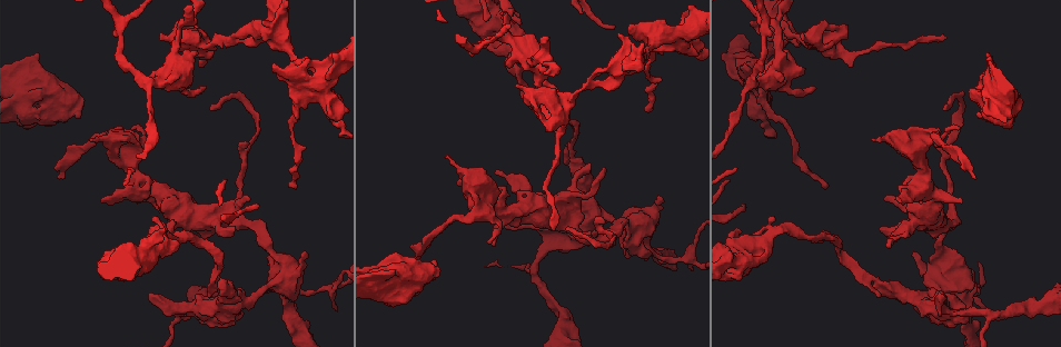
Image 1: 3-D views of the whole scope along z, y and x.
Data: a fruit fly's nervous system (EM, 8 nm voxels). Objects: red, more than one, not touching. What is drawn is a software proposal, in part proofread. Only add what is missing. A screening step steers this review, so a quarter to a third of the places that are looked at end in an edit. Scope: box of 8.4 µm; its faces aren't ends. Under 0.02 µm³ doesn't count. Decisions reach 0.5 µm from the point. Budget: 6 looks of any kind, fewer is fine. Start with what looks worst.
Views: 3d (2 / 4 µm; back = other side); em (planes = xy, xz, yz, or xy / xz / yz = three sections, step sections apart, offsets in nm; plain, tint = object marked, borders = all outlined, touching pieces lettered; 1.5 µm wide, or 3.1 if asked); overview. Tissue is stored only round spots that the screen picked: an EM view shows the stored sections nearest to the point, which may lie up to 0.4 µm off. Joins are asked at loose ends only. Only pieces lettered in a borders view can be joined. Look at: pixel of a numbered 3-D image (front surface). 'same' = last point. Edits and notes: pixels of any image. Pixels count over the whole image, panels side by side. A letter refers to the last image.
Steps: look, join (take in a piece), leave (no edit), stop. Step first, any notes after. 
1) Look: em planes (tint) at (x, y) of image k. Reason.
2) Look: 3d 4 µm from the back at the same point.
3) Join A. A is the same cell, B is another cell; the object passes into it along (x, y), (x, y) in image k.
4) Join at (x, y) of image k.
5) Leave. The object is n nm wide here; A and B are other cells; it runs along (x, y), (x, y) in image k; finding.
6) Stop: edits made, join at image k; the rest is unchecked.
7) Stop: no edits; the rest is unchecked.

Look: 3d 2 µm from the back at (35, 54) of image 1. Branch stops here.

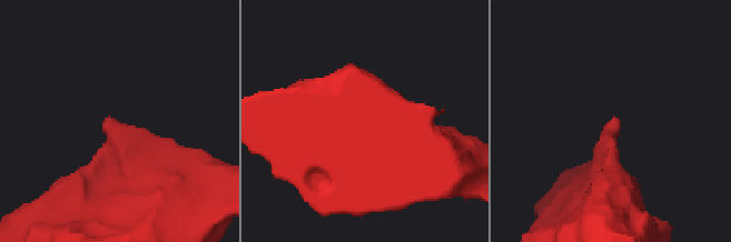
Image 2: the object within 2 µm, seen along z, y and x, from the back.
Look: em planes (borders) at (618, 121) of image 2.

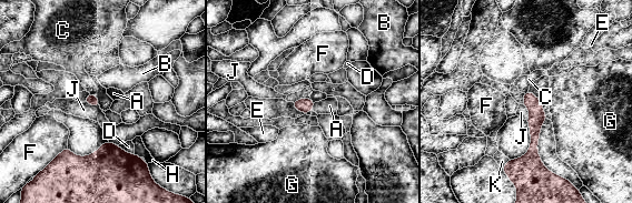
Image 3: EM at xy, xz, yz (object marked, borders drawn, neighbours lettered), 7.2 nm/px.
Join A. A is the same cell, B, C, D, E, F, G, H, J and K are other cells; it goes on there.

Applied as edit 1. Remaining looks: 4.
Look: overview.

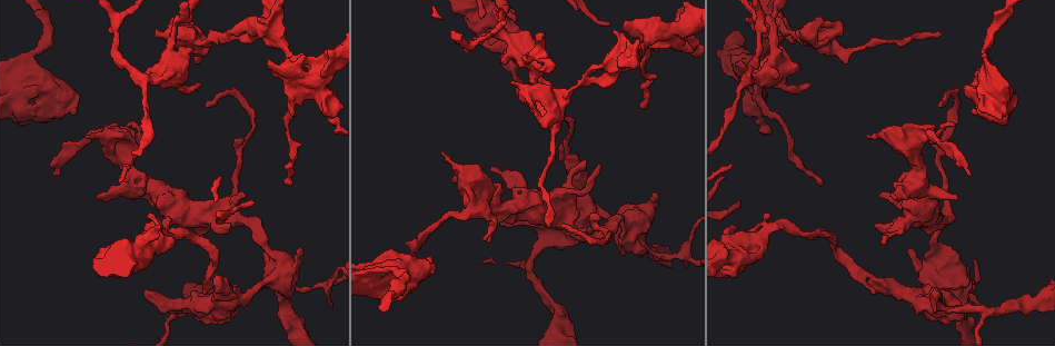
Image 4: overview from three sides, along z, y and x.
Look: 3d 4 µm at (746, 20) of image 4. An open end.

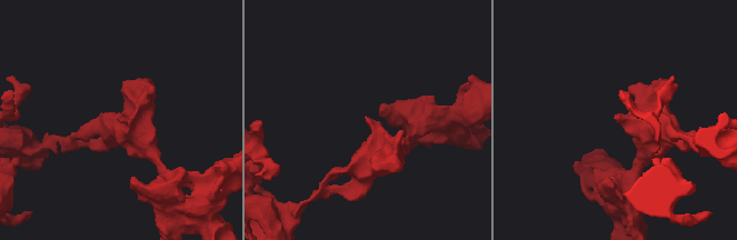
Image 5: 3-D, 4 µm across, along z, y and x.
Look: em xz step 8 (tint) at (615, 116) of image 5.

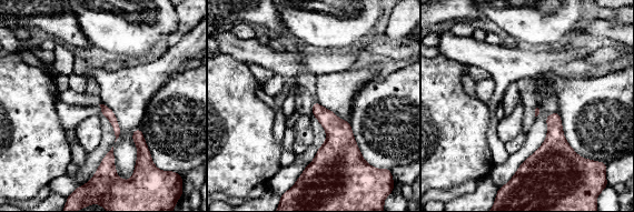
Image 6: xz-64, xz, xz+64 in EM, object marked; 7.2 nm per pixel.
Look: em planes (borders) at the same point.

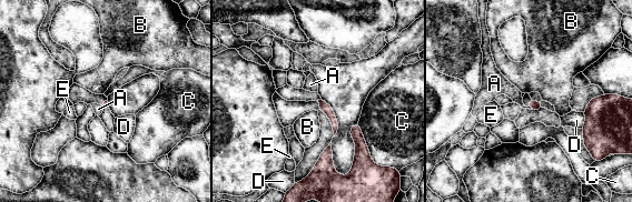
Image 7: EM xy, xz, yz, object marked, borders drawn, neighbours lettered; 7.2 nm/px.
Leave. A, B, C, D and E are other cells; a border runs along (527, 107), (533, 109) in image 7; none of them fits.

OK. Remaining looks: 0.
Stop: edits made, join at image 3; the rest is unchecked.

